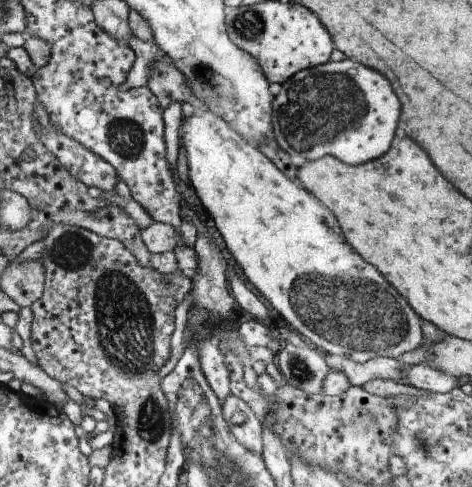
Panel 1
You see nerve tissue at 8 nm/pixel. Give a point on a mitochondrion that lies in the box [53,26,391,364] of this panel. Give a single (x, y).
(320, 109)

